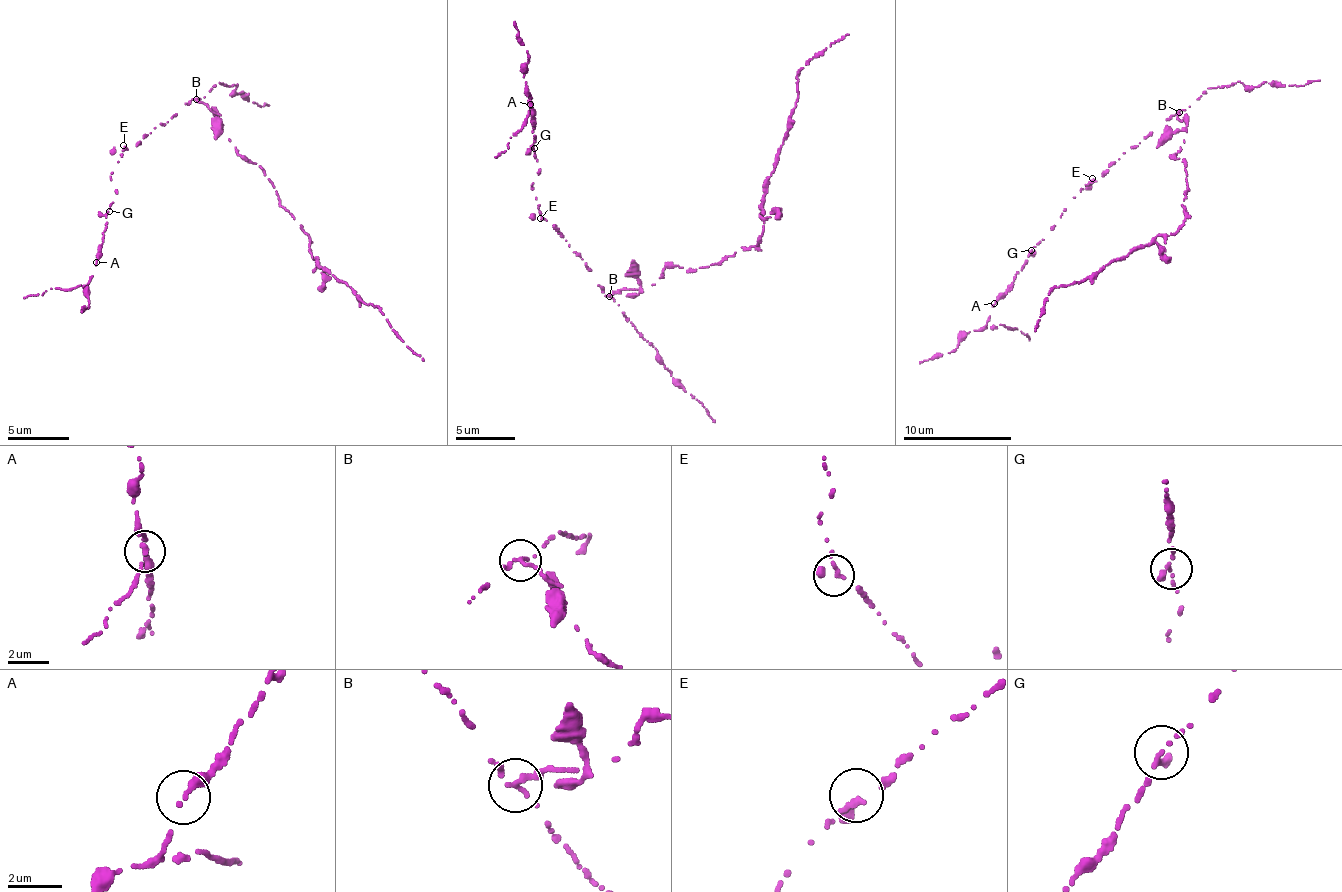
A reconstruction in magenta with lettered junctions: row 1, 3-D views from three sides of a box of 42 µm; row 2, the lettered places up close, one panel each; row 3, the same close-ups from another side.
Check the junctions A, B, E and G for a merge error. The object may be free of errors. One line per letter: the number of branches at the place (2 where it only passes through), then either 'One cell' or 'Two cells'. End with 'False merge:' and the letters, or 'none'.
A: Branches: 2. One cell
B: Branches: 2. Two cells
E: Branches: 2. One cell
G: Branches: 2. One cell
False merge: B

